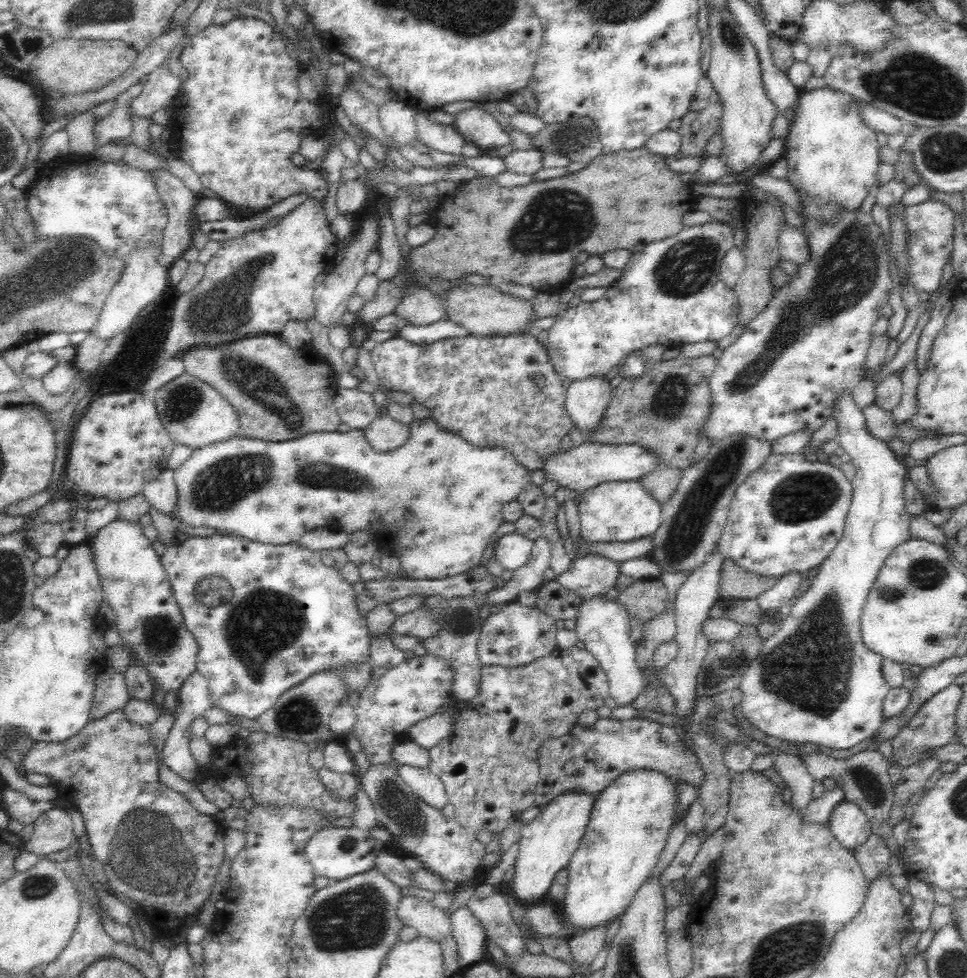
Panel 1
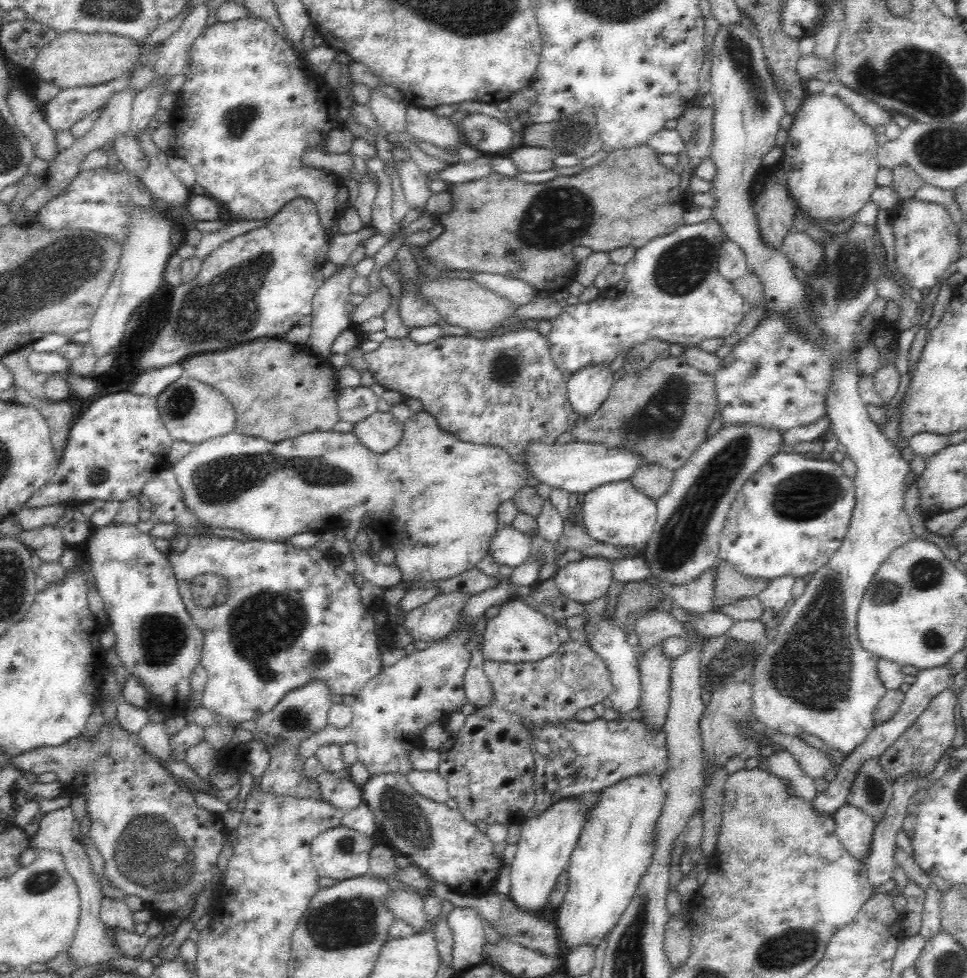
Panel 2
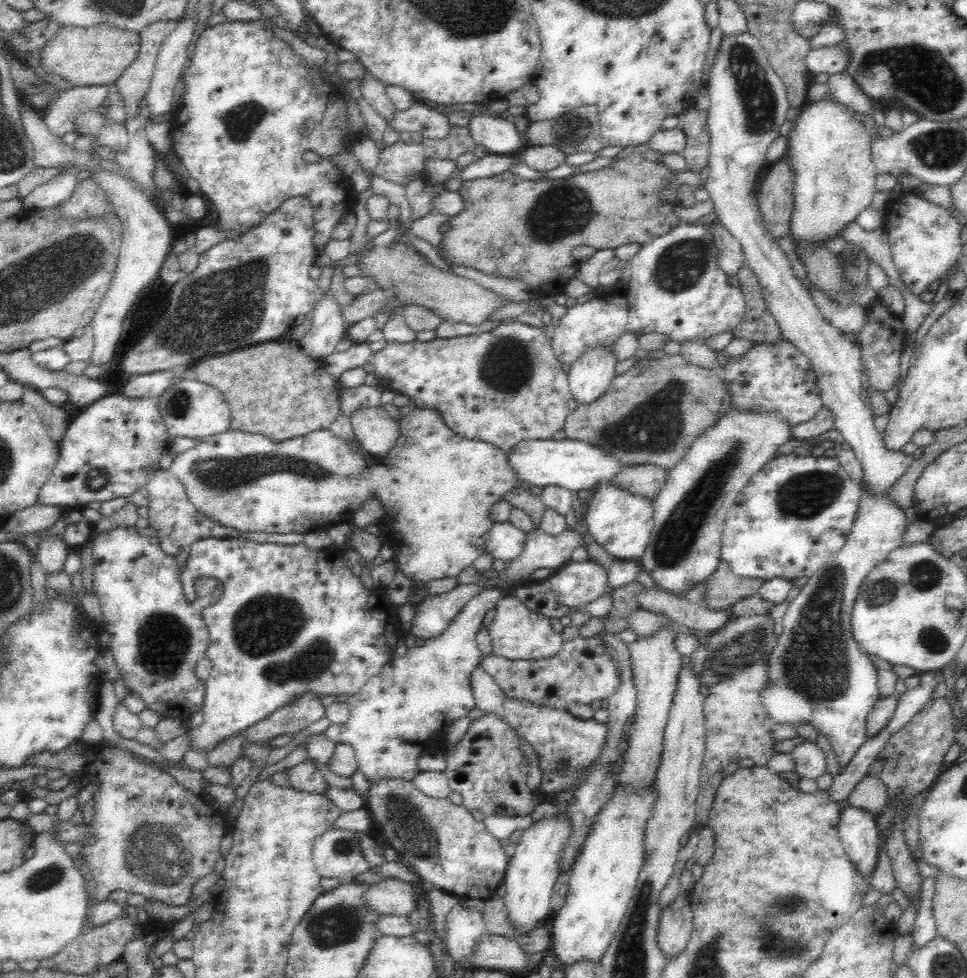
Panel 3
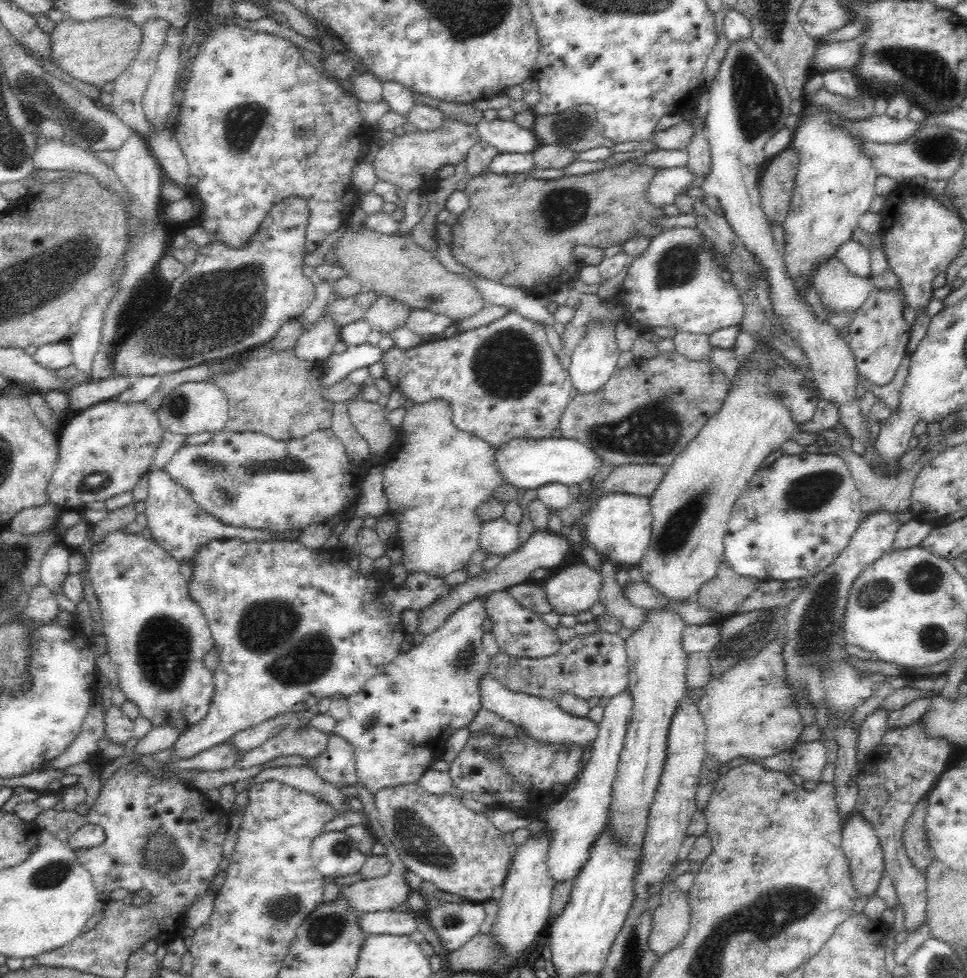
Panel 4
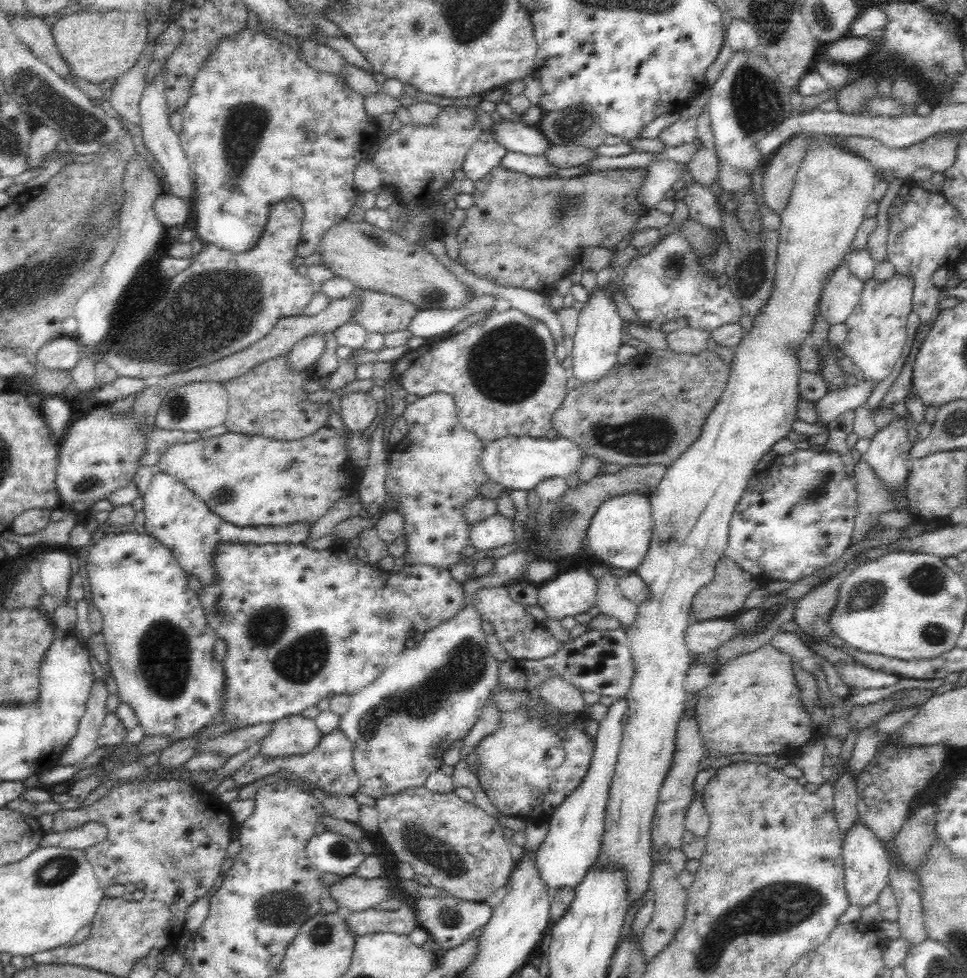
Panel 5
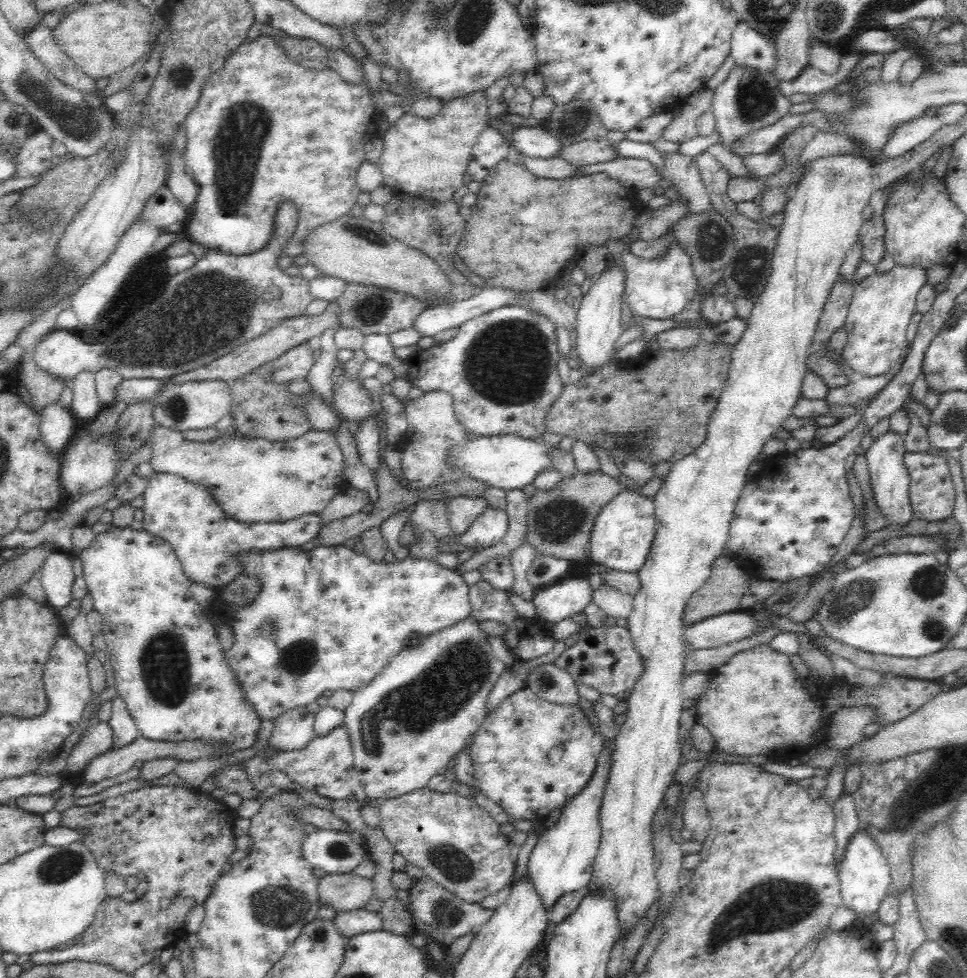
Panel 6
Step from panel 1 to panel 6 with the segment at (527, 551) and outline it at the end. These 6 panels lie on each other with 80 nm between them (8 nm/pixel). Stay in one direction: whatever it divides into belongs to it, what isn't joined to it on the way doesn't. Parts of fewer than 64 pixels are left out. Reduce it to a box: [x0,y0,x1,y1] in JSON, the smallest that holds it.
[460,507,507,548]

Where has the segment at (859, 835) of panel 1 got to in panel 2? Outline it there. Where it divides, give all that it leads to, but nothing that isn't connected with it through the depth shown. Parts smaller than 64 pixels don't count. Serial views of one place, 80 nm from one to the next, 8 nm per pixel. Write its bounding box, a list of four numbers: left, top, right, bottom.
[832,804,874,860]

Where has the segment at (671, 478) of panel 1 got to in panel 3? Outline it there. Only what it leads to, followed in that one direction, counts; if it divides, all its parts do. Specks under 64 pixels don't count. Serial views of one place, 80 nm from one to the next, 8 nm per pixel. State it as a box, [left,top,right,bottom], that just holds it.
[611,465,668,500]

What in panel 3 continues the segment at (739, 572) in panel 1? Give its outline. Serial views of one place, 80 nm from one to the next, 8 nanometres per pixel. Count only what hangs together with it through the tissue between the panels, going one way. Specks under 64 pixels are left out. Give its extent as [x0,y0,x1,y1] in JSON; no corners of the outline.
[705,561,761,610]

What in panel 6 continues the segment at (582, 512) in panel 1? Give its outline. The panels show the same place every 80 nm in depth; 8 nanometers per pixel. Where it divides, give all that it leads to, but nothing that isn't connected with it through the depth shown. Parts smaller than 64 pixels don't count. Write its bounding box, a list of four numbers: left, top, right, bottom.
[589,490,656,573]

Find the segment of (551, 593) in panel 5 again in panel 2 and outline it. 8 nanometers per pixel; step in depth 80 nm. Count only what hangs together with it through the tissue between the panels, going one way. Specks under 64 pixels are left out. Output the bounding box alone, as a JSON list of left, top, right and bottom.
[553,557,613,603]

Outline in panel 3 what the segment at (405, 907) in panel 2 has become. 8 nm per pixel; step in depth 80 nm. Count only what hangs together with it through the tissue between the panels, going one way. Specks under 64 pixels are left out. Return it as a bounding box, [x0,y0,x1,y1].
[366,877,420,921]

